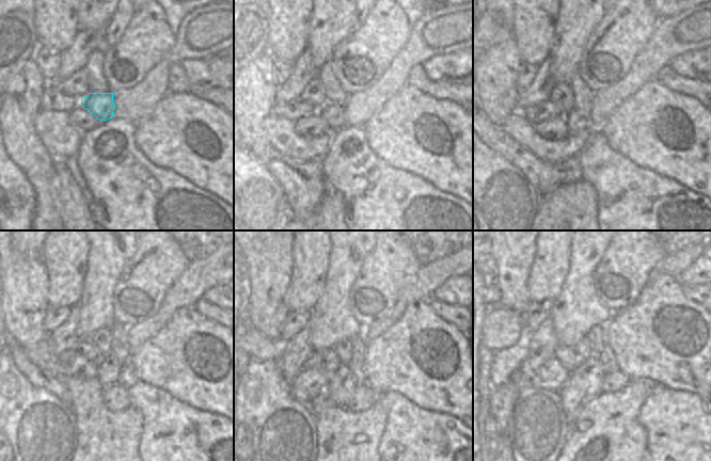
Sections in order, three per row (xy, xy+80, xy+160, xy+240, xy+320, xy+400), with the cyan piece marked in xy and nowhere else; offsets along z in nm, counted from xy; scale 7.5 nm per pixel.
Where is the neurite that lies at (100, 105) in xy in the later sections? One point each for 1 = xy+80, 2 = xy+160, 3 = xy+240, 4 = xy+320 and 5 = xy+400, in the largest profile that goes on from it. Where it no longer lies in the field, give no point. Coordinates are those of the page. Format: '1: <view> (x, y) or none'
1: xy+80 (335, 112)
2: xy+160 (578, 121)
3: xy+240 (95, 366)
4: xy+320 (342, 386)
5: xy+400 (584, 384)

